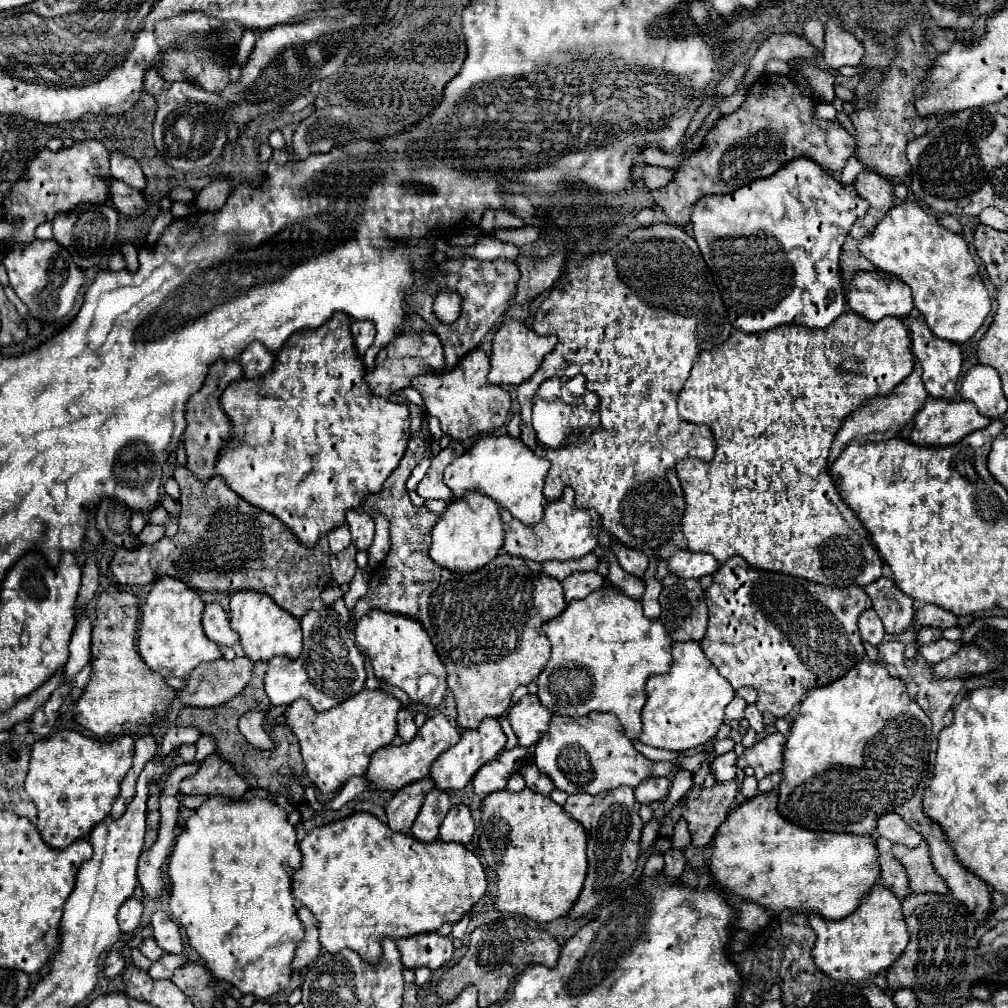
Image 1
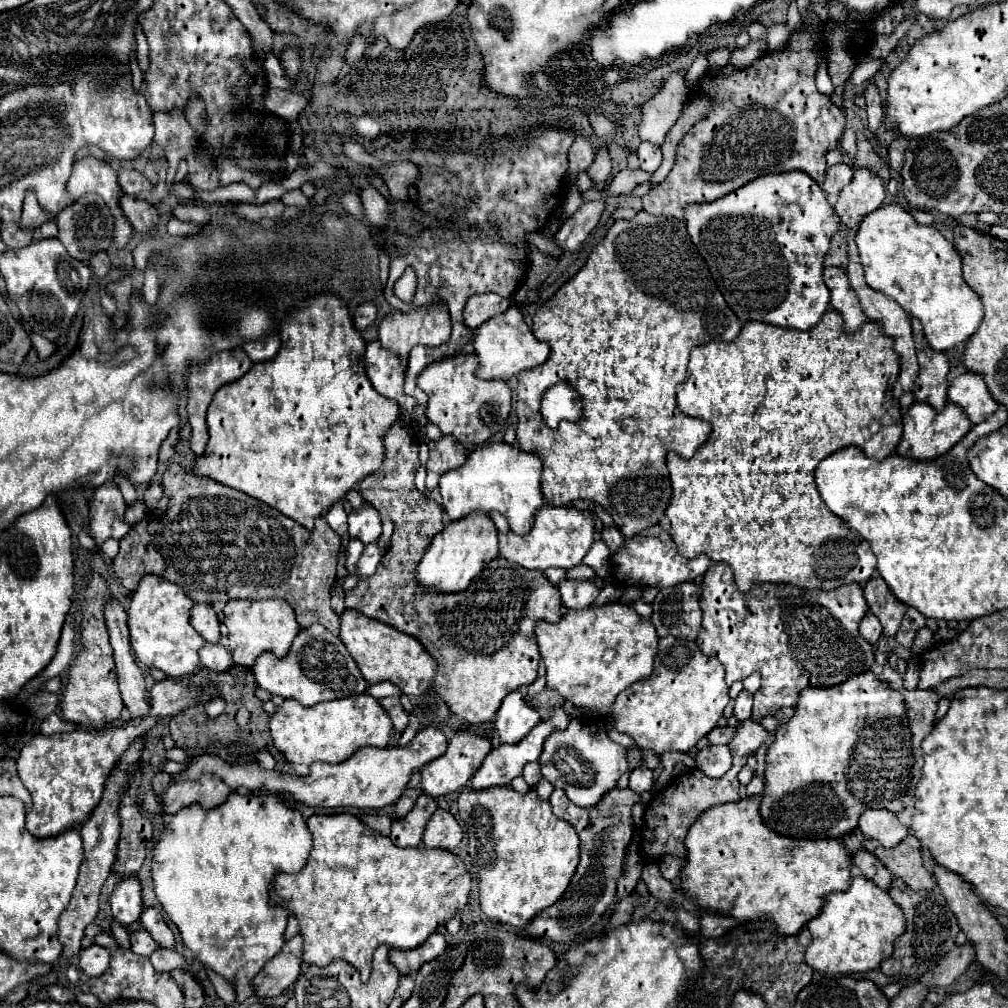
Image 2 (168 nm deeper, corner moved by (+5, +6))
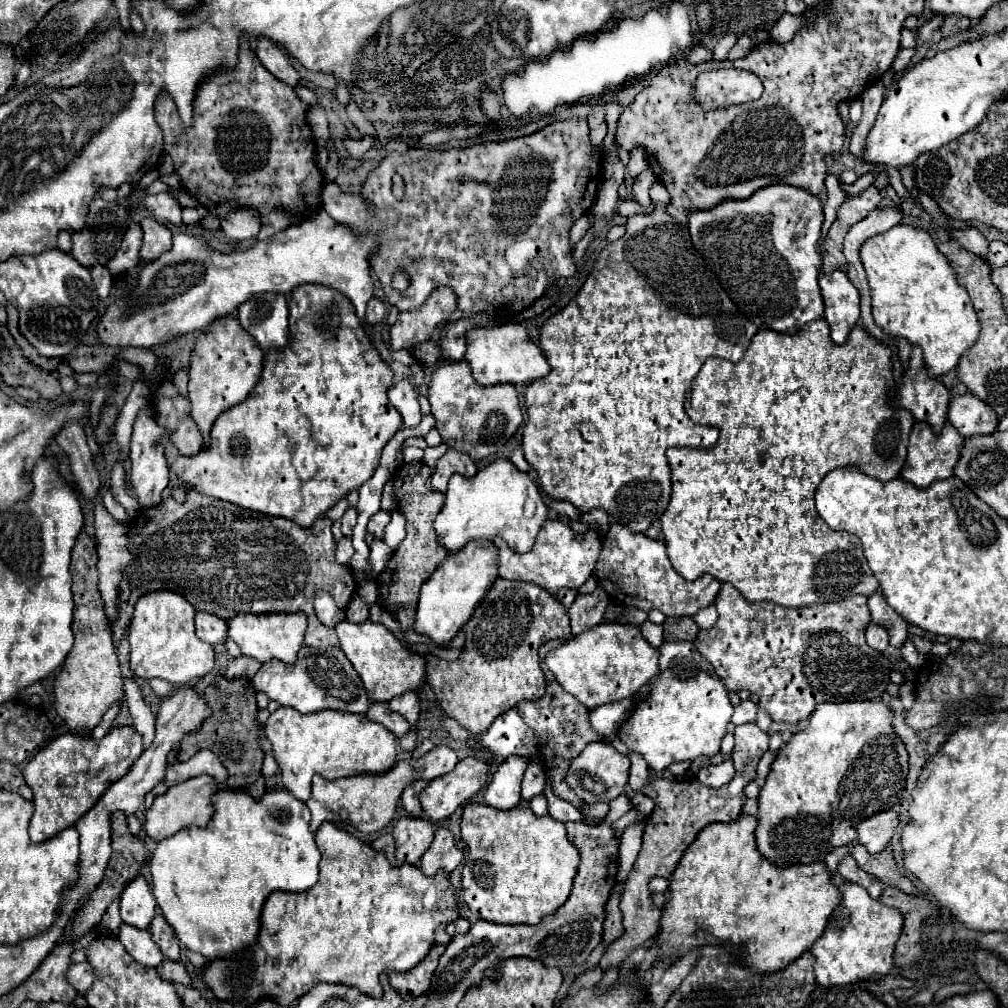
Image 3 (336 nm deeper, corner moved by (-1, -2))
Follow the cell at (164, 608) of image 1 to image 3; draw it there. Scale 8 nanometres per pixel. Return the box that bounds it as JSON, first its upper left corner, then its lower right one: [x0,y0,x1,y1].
[129,590,213,686]

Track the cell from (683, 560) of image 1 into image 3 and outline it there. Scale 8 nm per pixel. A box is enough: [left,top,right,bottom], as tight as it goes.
[595,524,721,616]

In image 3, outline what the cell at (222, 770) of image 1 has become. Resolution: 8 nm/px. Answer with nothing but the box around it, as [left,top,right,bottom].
[145,776,217,842]

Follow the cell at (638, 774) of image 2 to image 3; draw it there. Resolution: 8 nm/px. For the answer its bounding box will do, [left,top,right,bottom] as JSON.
[627,752,649,790]

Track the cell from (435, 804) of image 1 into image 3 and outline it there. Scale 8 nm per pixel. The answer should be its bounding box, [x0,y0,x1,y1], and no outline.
[393,818,433,864]

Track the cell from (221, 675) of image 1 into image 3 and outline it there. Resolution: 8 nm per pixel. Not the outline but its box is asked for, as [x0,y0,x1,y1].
[23,728,143,842]

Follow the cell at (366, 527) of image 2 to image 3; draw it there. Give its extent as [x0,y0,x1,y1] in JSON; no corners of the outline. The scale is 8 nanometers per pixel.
[367,510,391,538]

